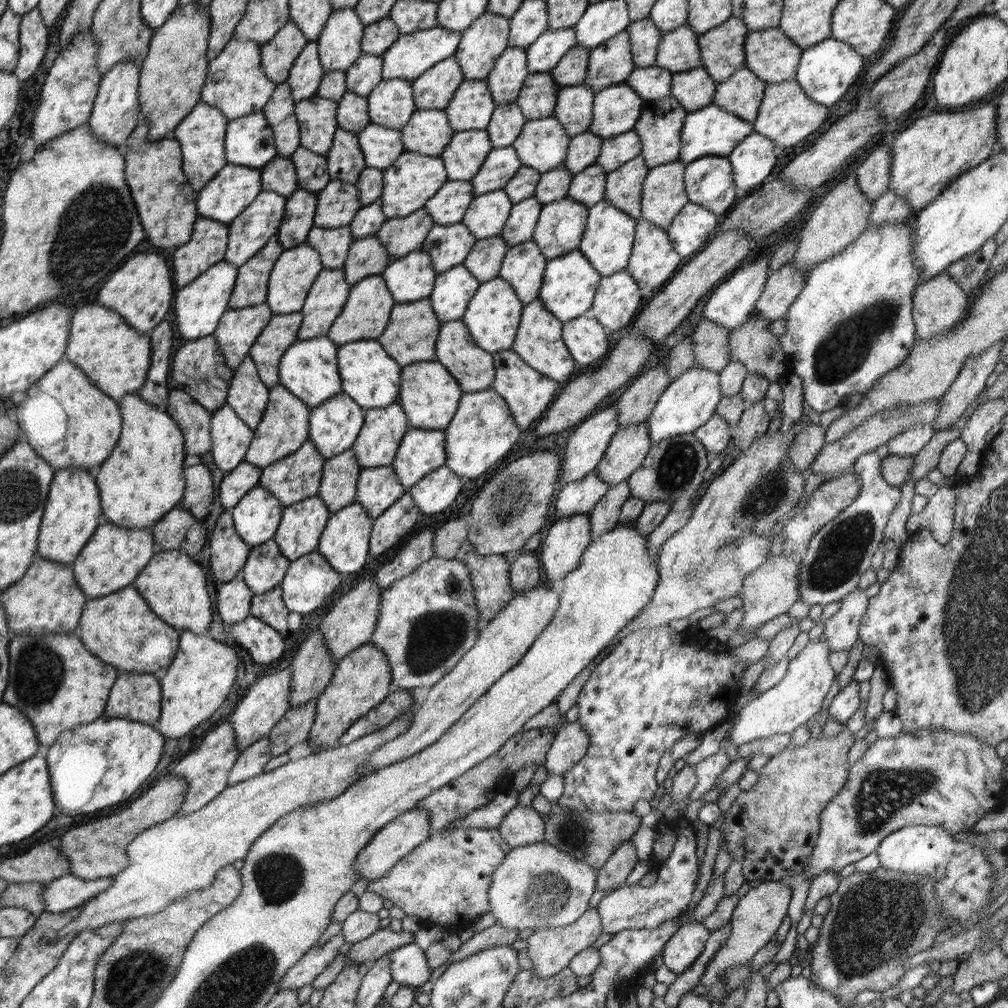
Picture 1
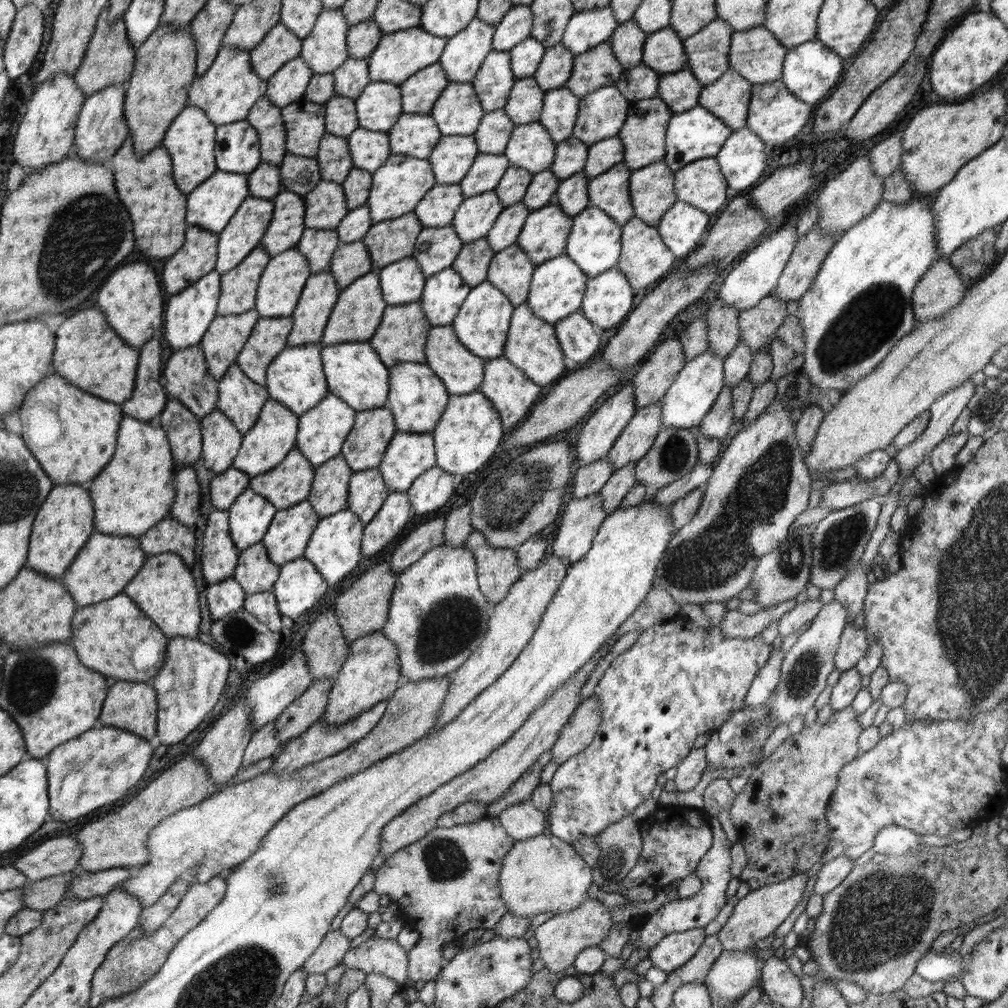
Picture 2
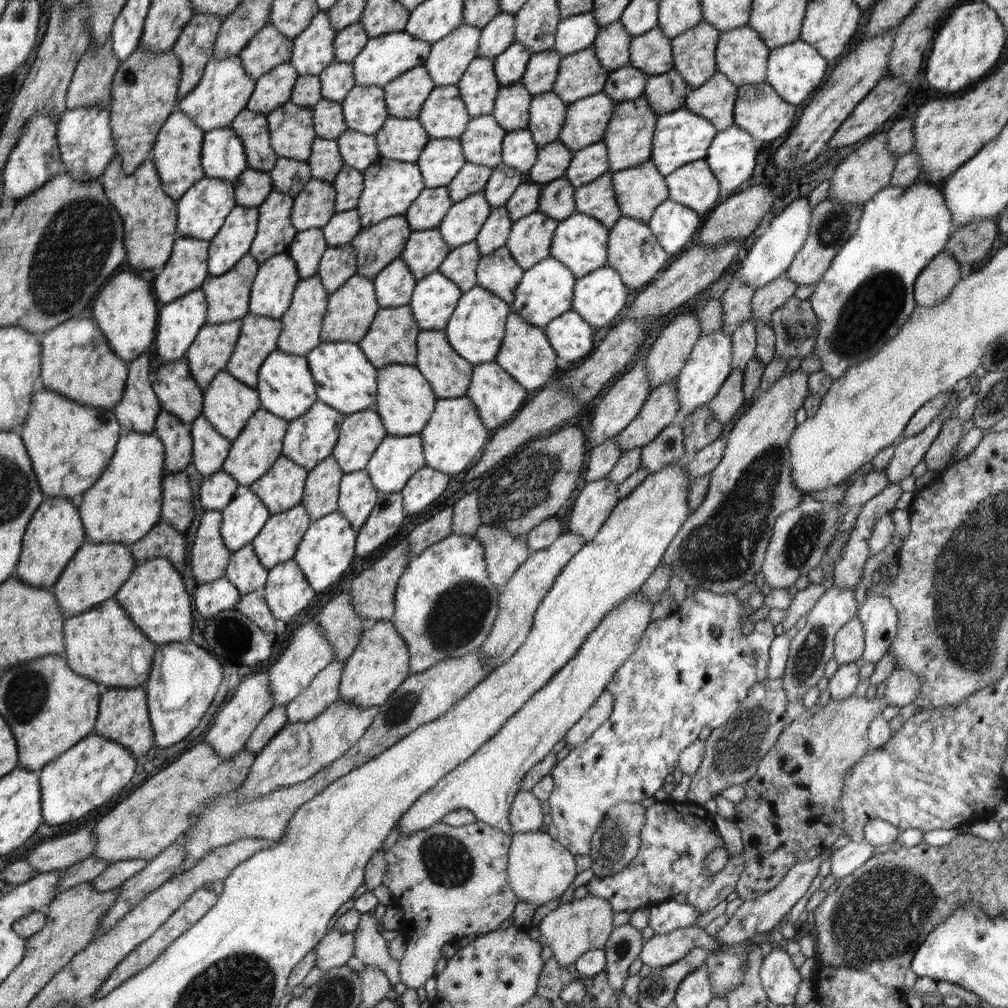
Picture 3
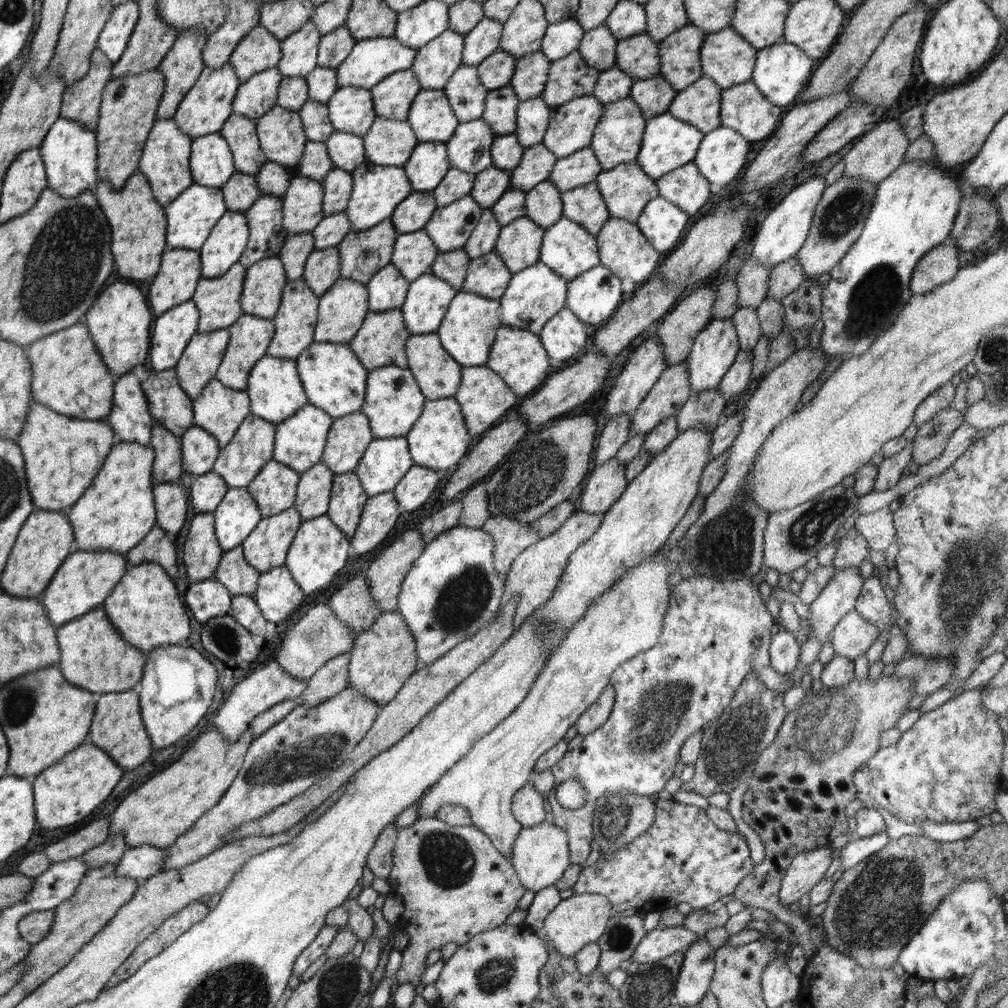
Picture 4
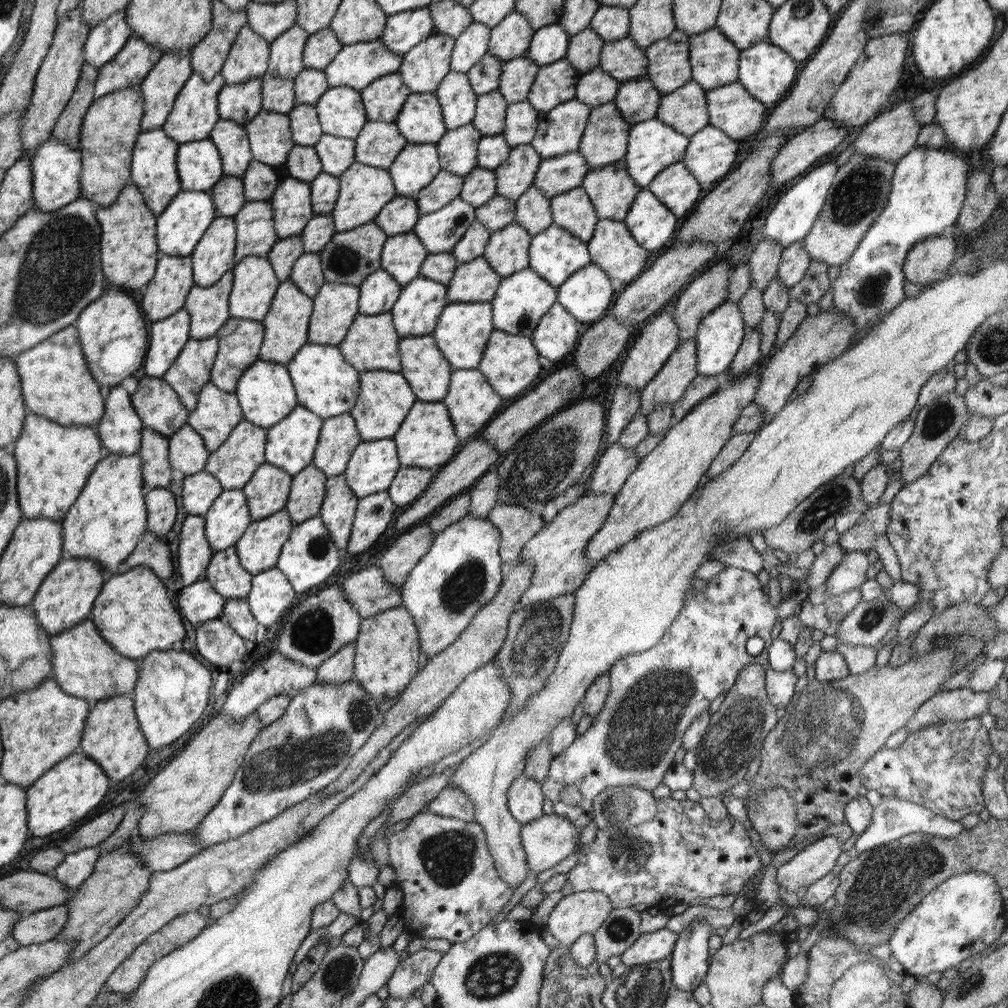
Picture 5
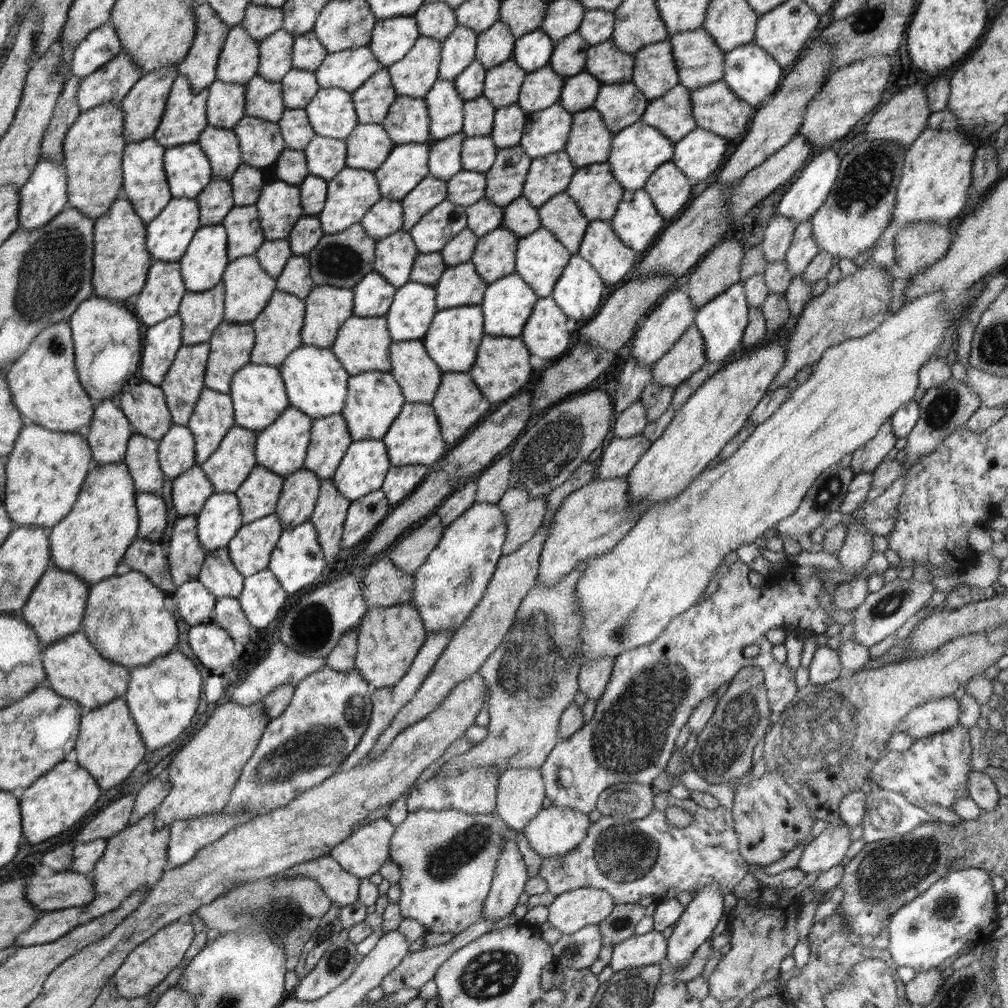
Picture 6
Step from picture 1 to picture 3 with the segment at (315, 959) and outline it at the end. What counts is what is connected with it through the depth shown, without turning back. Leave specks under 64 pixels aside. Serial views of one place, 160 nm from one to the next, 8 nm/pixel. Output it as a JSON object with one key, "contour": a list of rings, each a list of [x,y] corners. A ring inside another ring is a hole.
{"contour":[[[330,928],[314,950],[317,954],[316,966],[322,971],[335,966],[342,966],[354,956],[354,936],[352,933],[336,931]]]}

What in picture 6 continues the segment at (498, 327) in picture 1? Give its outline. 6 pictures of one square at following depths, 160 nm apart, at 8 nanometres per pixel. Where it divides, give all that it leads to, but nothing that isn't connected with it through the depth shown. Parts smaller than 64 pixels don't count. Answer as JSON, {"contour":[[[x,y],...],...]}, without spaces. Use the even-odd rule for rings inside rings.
{"contour":[[[463,305],[436,311],[436,315],[423,337],[426,353],[438,365],[442,373],[469,373],[476,362],[477,350],[484,337],[484,315],[482,306]]]}

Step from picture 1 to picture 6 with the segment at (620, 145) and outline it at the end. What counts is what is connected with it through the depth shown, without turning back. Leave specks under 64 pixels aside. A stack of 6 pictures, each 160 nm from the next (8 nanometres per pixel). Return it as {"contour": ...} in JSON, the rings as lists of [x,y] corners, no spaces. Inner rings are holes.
{"contour":[[[565,150],[533,158],[521,195],[539,208],[555,194],[565,192],[575,172],[576,168]]]}

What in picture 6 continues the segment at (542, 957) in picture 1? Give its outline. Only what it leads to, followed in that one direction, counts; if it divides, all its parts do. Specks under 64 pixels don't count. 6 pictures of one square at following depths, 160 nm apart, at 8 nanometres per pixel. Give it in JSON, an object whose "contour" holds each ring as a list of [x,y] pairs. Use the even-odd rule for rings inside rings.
{"contour":[[[588,887],[569,890],[552,901],[547,922],[562,934],[575,934],[584,926],[604,921],[614,905],[605,890]]]}

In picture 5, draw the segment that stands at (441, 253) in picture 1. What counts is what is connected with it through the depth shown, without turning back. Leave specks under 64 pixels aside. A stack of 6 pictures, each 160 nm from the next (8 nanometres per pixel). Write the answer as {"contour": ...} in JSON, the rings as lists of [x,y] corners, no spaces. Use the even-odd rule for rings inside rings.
{"contour":[[[413,231],[395,234],[384,243],[381,268],[404,287],[419,276],[420,267],[428,253]]]}

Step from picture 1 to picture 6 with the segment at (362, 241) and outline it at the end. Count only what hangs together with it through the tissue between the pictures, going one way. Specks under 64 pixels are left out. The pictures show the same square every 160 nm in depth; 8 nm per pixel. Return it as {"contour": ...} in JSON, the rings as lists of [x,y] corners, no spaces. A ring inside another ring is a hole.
{"contour":[[[292,255],[276,279],[276,290],[283,290],[288,294],[305,300],[314,288],[314,281],[310,276],[310,263],[304,255]]]}

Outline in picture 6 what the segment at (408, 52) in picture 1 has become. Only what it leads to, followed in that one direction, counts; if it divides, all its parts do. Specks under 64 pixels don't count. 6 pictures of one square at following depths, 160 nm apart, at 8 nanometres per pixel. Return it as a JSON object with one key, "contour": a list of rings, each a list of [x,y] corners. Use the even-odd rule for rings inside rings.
{"contour":[[[369,45],[328,53],[315,70],[321,88],[339,88],[354,92],[377,70],[386,69],[380,64]]]}

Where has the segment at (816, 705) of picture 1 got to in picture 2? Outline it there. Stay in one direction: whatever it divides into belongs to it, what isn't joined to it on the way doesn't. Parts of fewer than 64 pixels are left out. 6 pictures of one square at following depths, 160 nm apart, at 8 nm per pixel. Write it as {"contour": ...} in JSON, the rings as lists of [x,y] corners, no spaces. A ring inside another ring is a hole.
{"contour":[[[834,599],[822,605],[820,612],[817,612],[813,620],[805,633],[798,637],[785,654],[781,664],[779,683],[766,701],[770,707],[771,719],[776,717],[779,720],[779,726],[788,724],[795,716],[804,716],[827,685],[828,675],[835,669],[834,657],[841,634],[847,625],[847,608]]]}

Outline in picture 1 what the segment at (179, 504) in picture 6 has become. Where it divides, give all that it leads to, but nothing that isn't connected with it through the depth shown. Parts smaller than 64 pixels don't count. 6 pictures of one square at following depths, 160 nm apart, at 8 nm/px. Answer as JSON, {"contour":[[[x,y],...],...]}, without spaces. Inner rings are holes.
{"contour":[[[246,461],[225,473],[218,488],[221,505],[230,511],[249,490],[259,484],[261,474],[262,468]]]}

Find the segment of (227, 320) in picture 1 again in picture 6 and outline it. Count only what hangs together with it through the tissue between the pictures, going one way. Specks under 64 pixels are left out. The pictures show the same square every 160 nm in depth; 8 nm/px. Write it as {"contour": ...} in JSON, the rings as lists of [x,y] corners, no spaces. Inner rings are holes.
{"contour":[[[209,343],[183,345],[164,376],[164,381],[159,385],[164,391],[174,425],[187,426],[189,423],[195,404],[205,387],[209,354]]]}

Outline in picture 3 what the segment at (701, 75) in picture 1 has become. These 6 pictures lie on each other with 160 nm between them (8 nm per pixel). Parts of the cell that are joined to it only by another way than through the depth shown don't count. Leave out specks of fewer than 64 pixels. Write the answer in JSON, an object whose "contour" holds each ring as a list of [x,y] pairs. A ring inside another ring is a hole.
{"contour":[[[669,70],[662,74],[649,75],[643,96],[654,111],[654,115],[662,116],[685,107],[686,95],[692,90],[687,86],[685,78],[677,70]]]}

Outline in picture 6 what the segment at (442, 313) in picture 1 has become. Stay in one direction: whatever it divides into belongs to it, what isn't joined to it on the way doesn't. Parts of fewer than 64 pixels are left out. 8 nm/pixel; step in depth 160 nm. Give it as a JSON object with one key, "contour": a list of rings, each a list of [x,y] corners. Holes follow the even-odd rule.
{"contour":[[[408,281],[396,289],[385,315],[393,342],[423,339],[438,311],[433,285]]]}

